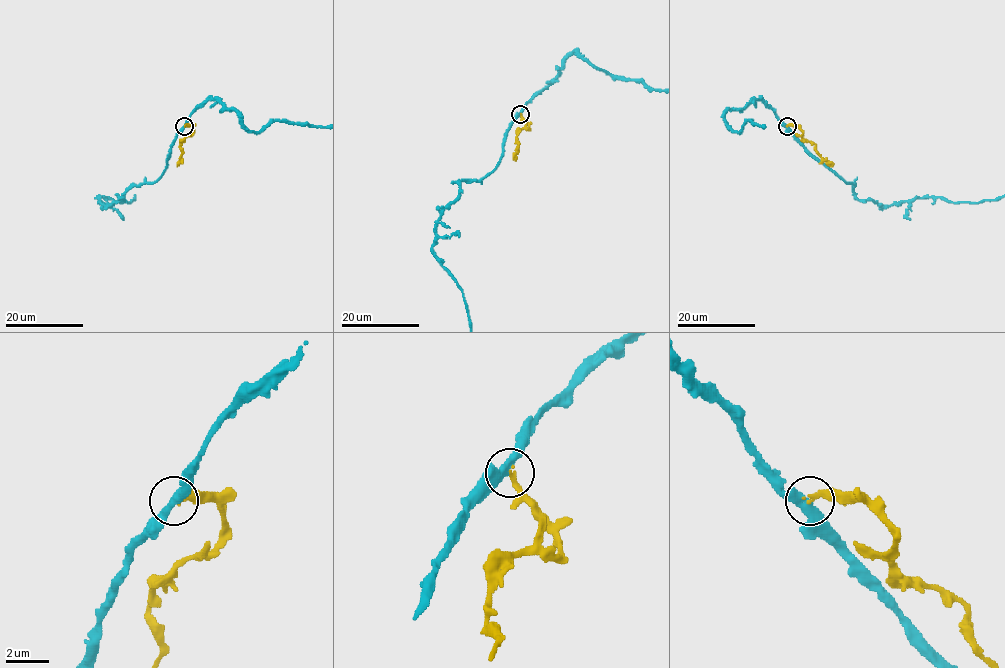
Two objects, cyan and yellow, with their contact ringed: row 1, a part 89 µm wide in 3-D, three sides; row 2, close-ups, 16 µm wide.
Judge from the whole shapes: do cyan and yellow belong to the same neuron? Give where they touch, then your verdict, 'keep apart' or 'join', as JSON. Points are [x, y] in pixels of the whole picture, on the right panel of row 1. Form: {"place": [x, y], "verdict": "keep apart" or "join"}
{"place": [787, 126], "verdict": "keep apart"}

